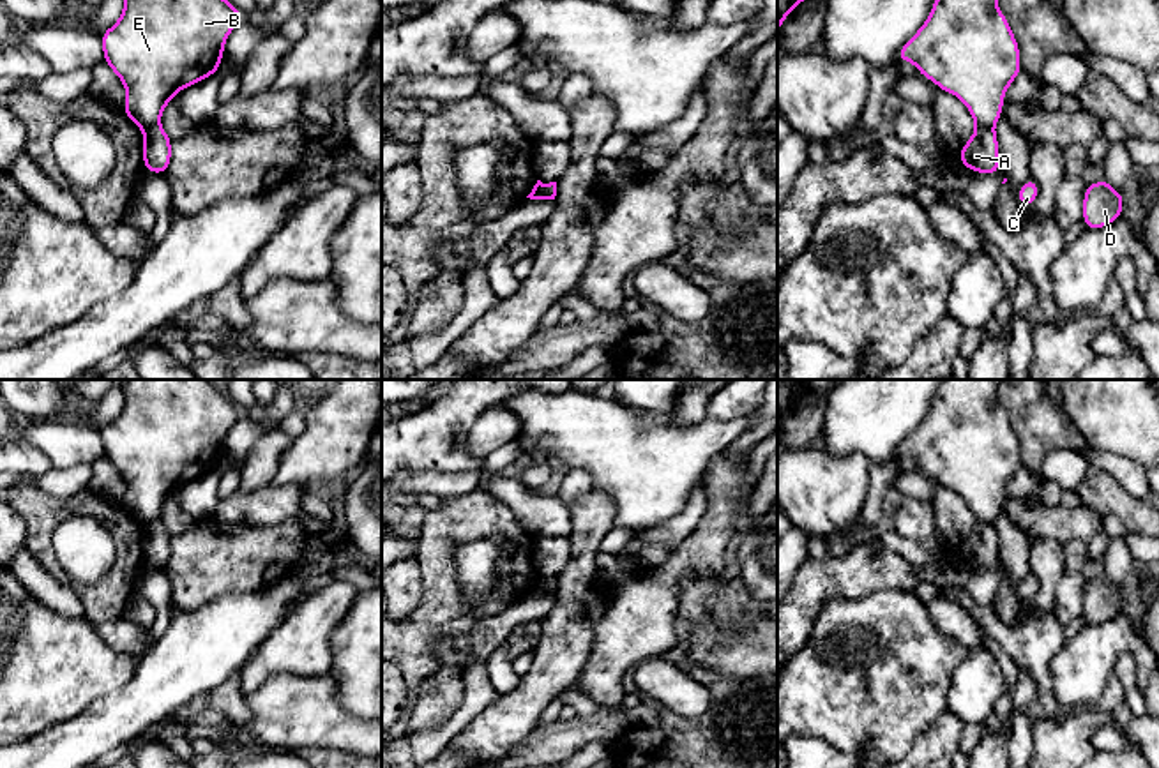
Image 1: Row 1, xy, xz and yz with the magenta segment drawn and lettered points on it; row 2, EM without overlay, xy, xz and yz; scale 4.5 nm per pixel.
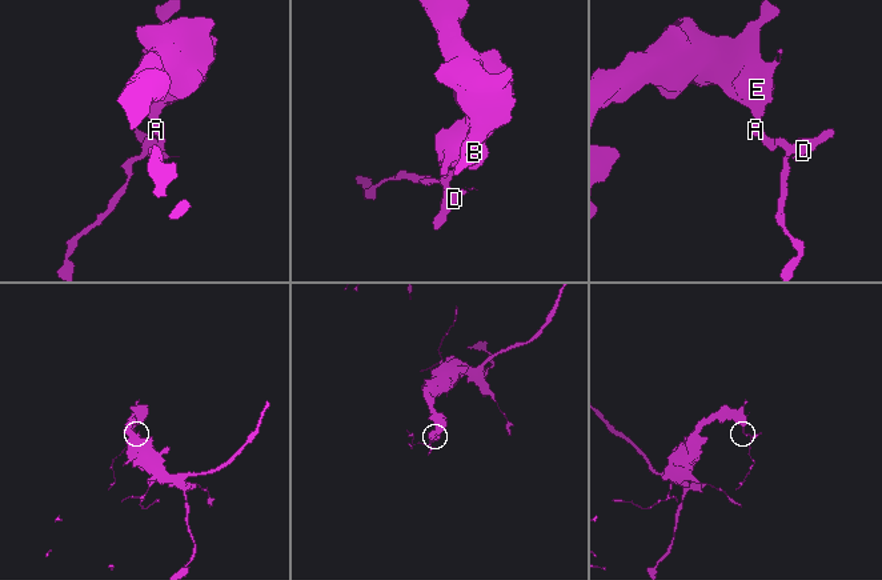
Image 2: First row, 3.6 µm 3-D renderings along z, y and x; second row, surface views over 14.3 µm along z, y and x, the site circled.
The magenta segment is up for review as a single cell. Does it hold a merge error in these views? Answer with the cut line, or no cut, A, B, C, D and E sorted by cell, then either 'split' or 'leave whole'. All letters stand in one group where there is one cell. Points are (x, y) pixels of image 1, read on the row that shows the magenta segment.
cut xy (158, 122), (143, 131); groups A C D / B E; split

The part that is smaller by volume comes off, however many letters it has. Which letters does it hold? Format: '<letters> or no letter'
A, C, D

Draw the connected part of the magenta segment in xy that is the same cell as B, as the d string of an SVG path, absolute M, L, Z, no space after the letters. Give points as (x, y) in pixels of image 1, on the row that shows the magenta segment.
M124 0L120 19L101 34L104 62L125 87L124 115L143 131L159 118L173 95L217 74L230 32L244 16L228 0Z

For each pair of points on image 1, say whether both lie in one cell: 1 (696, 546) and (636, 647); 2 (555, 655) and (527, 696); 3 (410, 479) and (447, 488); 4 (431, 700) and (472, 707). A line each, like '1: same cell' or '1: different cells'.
1: same cell
2: same cell
3: same cell
4: different cells

